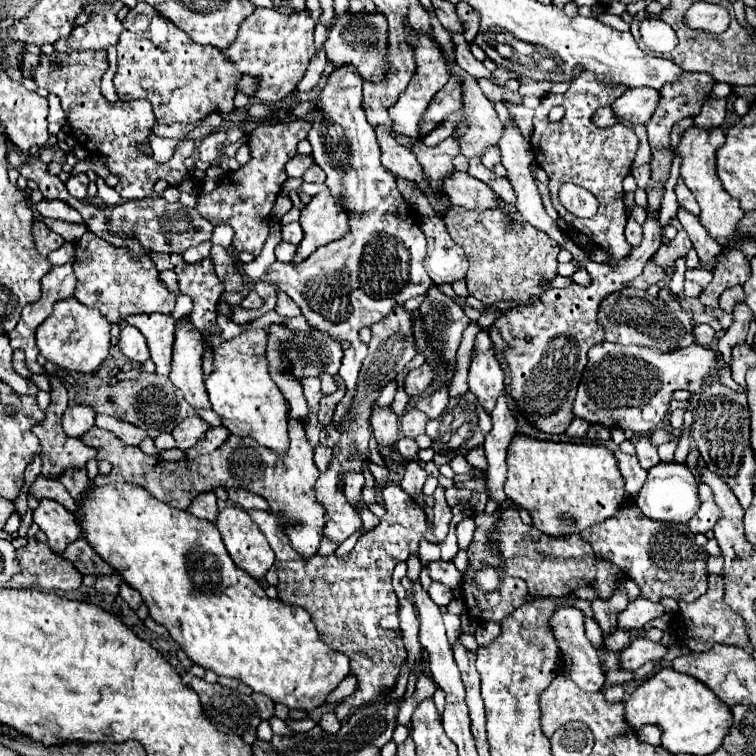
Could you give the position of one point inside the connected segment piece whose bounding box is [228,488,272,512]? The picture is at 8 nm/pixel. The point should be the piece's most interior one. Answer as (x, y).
(248, 501)

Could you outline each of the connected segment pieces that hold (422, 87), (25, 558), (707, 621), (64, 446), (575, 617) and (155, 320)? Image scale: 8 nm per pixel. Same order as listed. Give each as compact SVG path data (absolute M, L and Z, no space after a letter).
M408 32L408 42L414 46L416 50L416 72L408 84L408 88L400 94L398 102L388 110L390 112L390 118L394 120L394 130L398 134L408 134L412 140L418 140L418 124L420 124L420 118L422 114L426 112L430 100L434 98L436 92L440 92L444 88L444 84L448 82L448 66L442 58L442 52L440 52L440 46L436 40L430 40L428 36L422 36L422 34L414 34L414 32Z
M38 532L28 544L16 550L20 572L12 578L18 588L40 590L76 590L82 584L82 574L60 554L50 552L44 532Z
M710 574L708 580L708 592L704 596L700 596L698 600L686 604L680 602L680 624L686 632L684 642L692 652L706 652L710 650L714 644L732 644L732 646L740 646L742 650L746 650L748 654L754 652L754 648L750 646L746 628L744 628L744 620L724 602L724 578L720 574Z
M50 376L50 382L52 382L52 392L50 392L52 404L50 404L50 408L46 412L46 420L42 424L34 426L32 432L40 438L40 444L42 444L42 454L40 454L40 458L42 458L42 476L50 478L50 480L52 478L56 480L56 476L62 476L64 470L70 470L70 466L84 468L86 462L96 456L96 450L90 448L90 446L84 446L84 444L80 444L80 448L70 446L70 438L66 438L64 430L62 430L62 414L64 414L64 410L68 406L68 392L66 392L64 384L58 378Z
M566 606L566 608L558 608L556 612L552 612L552 616L548 618L548 626L552 628L556 642L560 644L560 652L566 656L566 670L568 676L586 692L598 692L604 686L604 672L600 668L600 658L598 652L594 650L594 646L588 642L586 634L584 634L584 614L578 608Z
M136 314L128 316L126 320L130 326L138 328L144 338L148 340L152 362L156 364L158 376L170 374L170 362L172 362L172 344L174 344L174 330L176 320L172 316L160 316L160 314Z

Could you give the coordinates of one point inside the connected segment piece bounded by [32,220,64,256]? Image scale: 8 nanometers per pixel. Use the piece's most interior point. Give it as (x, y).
(46, 241)

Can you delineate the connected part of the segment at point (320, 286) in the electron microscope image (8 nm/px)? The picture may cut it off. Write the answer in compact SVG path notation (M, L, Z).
M342 66L330 74L322 94L320 110L314 114L312 130L308 132L308 142L312 144L314 162L326 172L326 186L332 196L340 200L342 208L348 212L348 234L328 246L320 246L310 258L300 264L274 262L266 270L266 280L276 284L286 292L310 326L326 332L334 340L358 340L358 332L364 326L372 326L382 320L396 304L404 304L408 298L426 294L434 286L424 268L426 240L420 232L416 220L410 214L408 202L400 196L396 188L396 176L380 164L380 148L376 142L376 132L368 124L362 110L362 80L352 66Z

